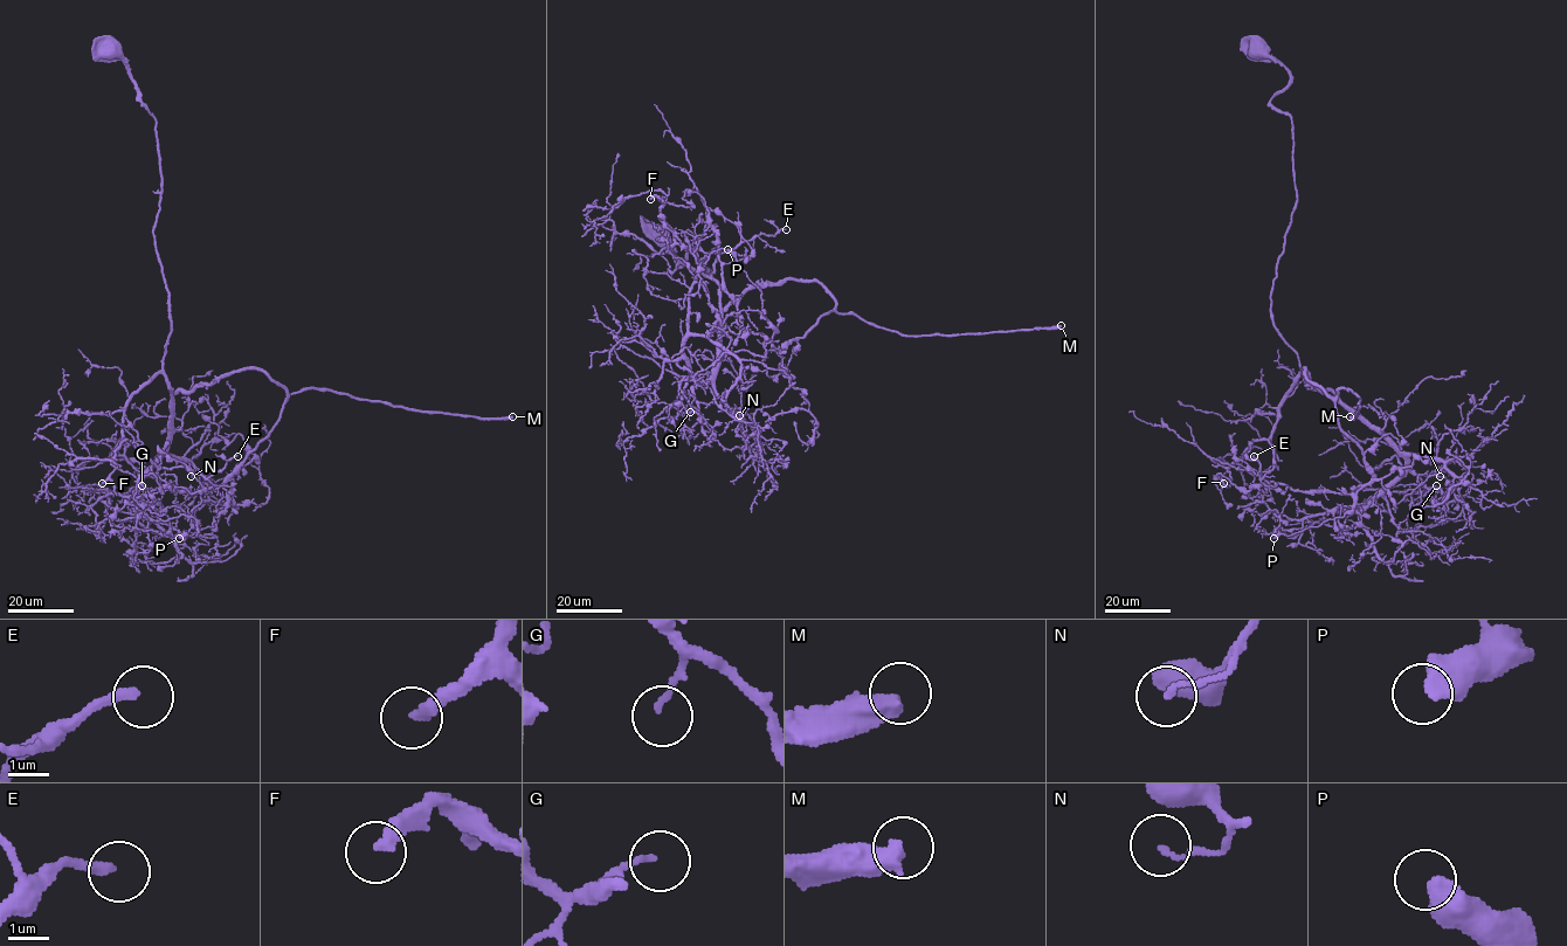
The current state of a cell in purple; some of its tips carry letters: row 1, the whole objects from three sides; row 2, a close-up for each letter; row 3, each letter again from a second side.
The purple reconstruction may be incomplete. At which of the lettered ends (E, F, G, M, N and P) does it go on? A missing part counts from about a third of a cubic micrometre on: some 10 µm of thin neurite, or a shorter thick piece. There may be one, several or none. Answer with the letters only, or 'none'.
F, M

